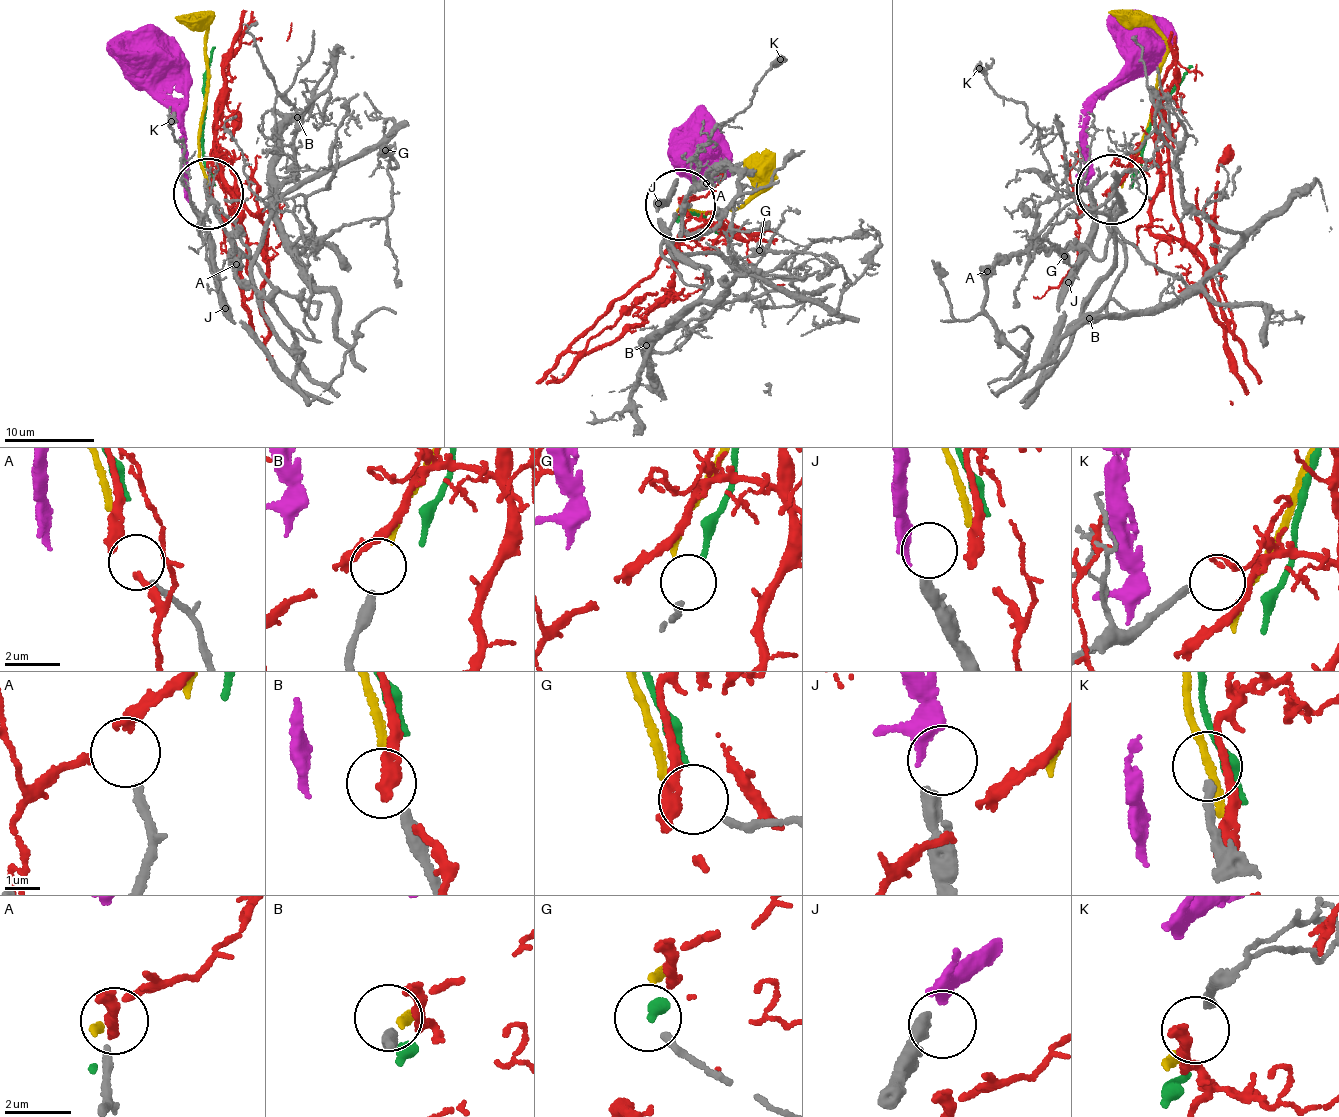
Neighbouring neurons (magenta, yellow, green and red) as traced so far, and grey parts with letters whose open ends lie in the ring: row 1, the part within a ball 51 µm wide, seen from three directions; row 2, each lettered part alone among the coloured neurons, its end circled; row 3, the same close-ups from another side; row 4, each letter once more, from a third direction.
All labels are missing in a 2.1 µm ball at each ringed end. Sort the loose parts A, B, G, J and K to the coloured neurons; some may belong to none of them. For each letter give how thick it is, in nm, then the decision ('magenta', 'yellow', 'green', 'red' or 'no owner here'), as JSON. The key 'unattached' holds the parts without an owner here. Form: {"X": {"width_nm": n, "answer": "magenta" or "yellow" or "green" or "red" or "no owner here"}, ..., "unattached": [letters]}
{"A": {"width_nm": 240, "answer": "no owner here"}, "B": {"width_nm": 360, "answer": "yellow"}, "G": {"width_nm": 200, "answer": "green"}, "J": {"width_nm": 400, "answer": "magenta"}, "K": {"width_nm": 260, "answer": "no owner here"}, "unattached": ["A", "K"]}

